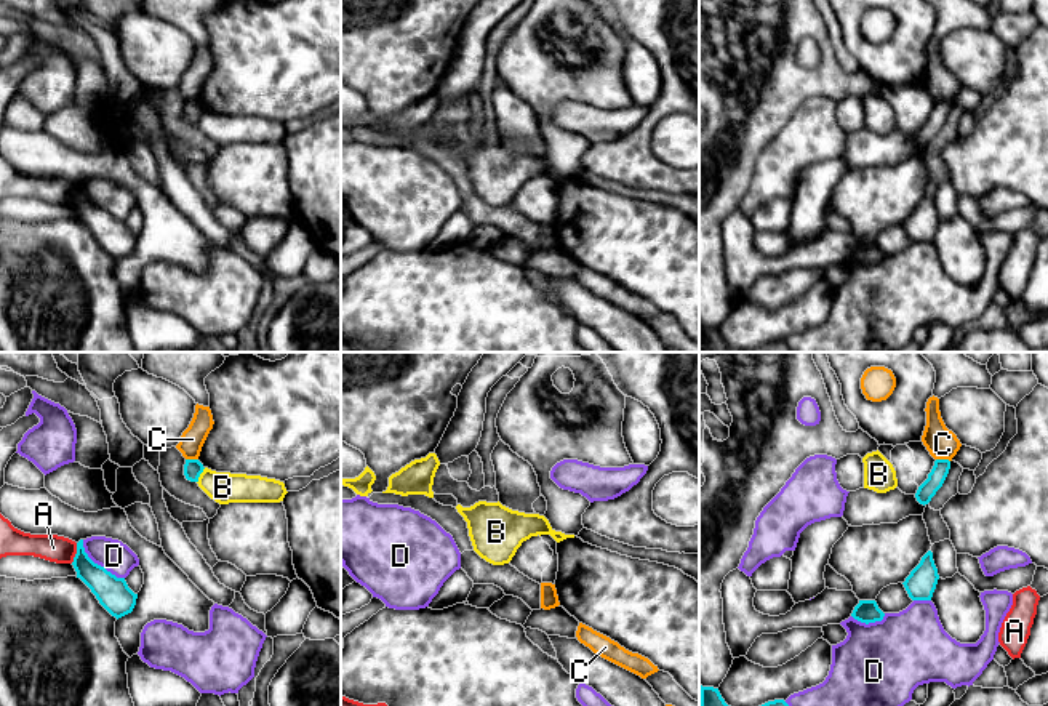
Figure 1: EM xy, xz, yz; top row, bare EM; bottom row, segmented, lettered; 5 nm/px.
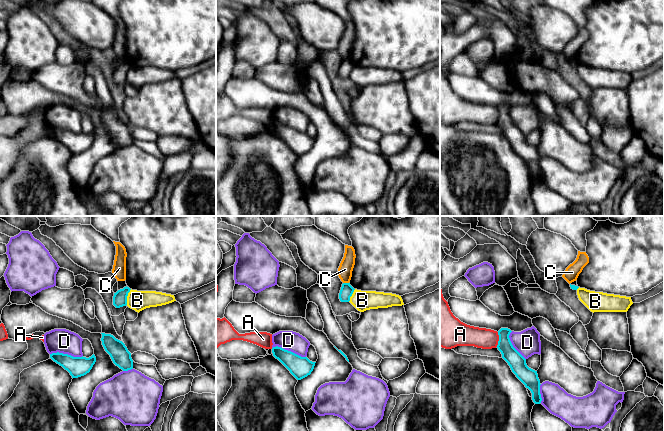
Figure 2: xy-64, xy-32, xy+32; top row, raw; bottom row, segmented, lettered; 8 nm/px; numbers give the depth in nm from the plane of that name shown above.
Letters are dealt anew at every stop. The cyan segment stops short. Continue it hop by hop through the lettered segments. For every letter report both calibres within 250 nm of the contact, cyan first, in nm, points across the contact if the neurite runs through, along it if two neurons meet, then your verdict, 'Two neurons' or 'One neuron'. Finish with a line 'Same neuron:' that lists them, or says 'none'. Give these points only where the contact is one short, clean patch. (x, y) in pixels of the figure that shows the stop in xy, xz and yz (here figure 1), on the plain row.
A: Thickness 150 nm (cyan) against 140 nm. Boundary: xy (77, 184), (77, 194), (71, 204). Two neurons
B: Thickness 90 nm (cyan) against 160 nm. Boundary: xy (205, 109), (197, 124). Two neurons
C: Thickness 90 nm (cyan) against 160 nm. Boundary: yz (936, 100), (949, 103). Two neurons
D: Thickness 160 nm (cyan) against 160 nm. Two neurons
Same neuron: none

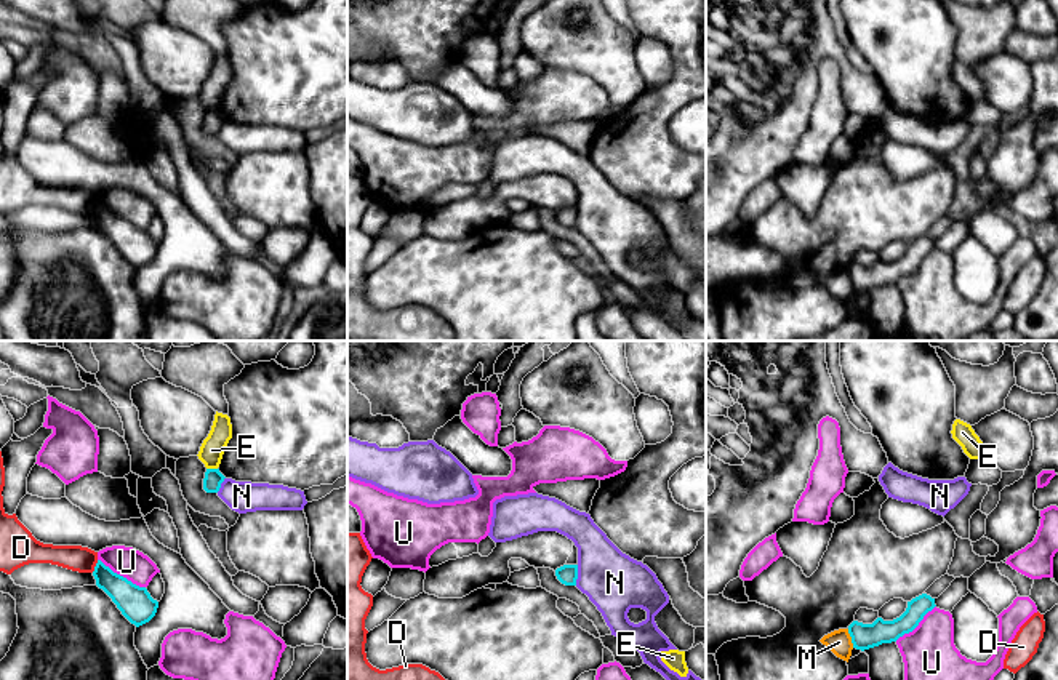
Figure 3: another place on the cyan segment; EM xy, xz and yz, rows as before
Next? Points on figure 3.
D: Thickness 160 nm (cyan) against 130 nm. Boundary: xy (98, 202), (92, 213). Two neurons
E: Thickness 90 nm (cyan) against 120 nm. Boundary: xy (207, 109), (216, 111). Two neurons
M: Thickness 130 nm (cyan) against 120 nm. Two neurons
N: Thickness 100 nm (cyan) against 300 nm. Boundary: xz (578, 207), (575, 226). Two neurons
U: Thickness 170 nm (cyan) against 150 nm. Two neurons
Same neuron: none

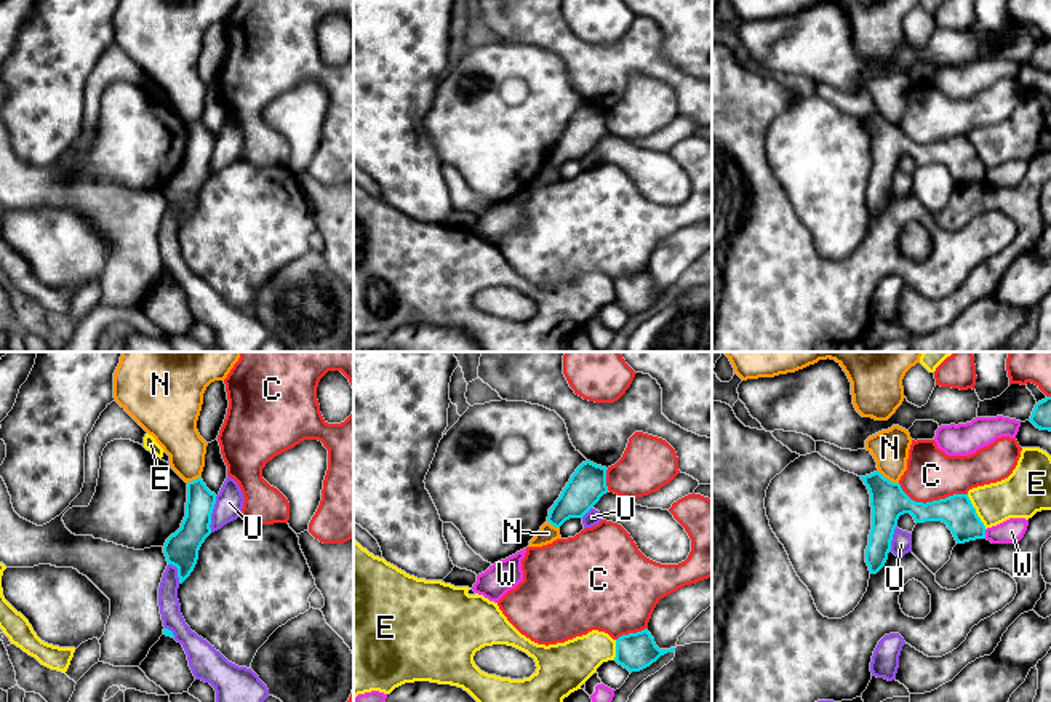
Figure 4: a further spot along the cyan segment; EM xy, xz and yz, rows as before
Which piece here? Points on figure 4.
C: Thickness 180 nm (cyan) against 260 nm. Two neurons
E: Thickness 170 nm (cyan) against 220 nm. Two neurons
N: Thickness 180 nm (cyan) against 190 nm. Boundary: yz (879, 112), (898, 125). Two neurons
U: Thickness 180 nm (cyan) against 140 nm. Two neurons
W: Thickness 170 nm (cyan) against 120 nm. Two neurons
Same neuron: none

